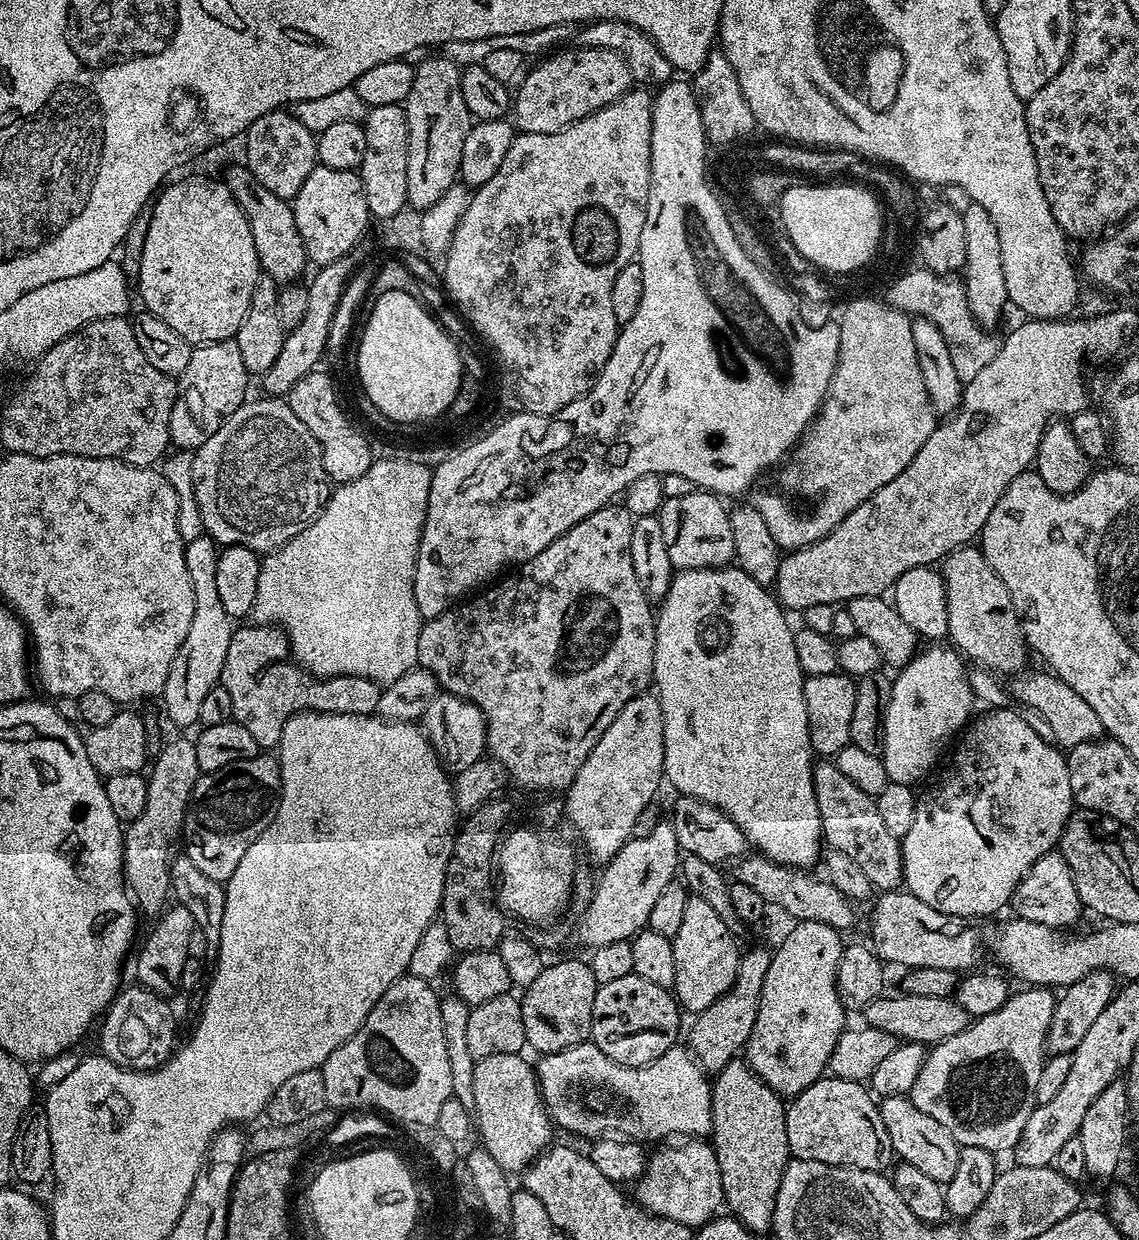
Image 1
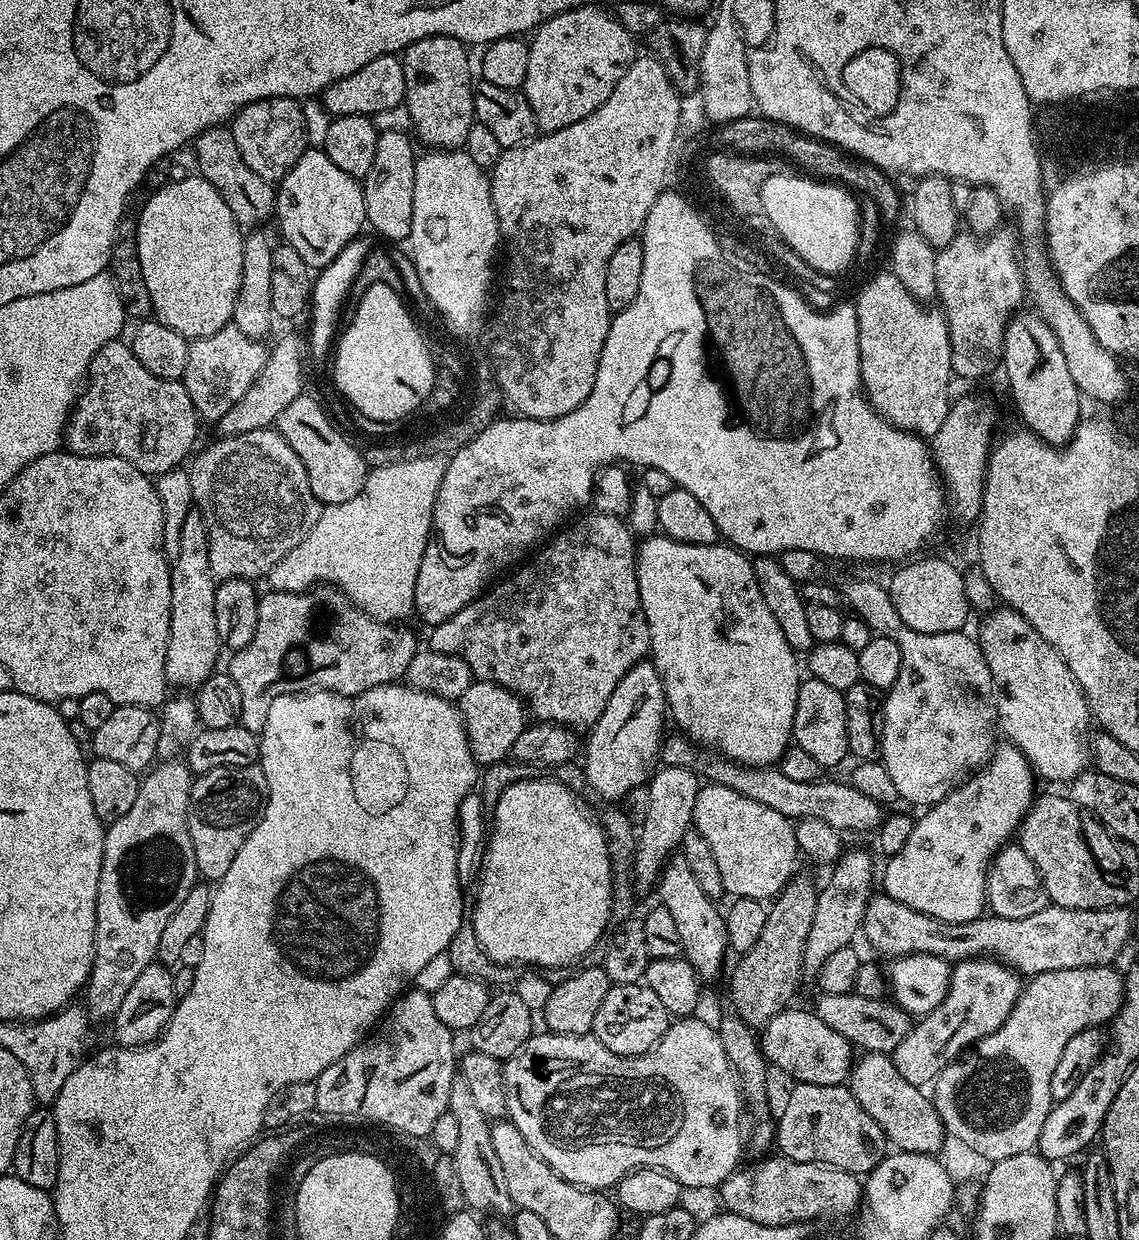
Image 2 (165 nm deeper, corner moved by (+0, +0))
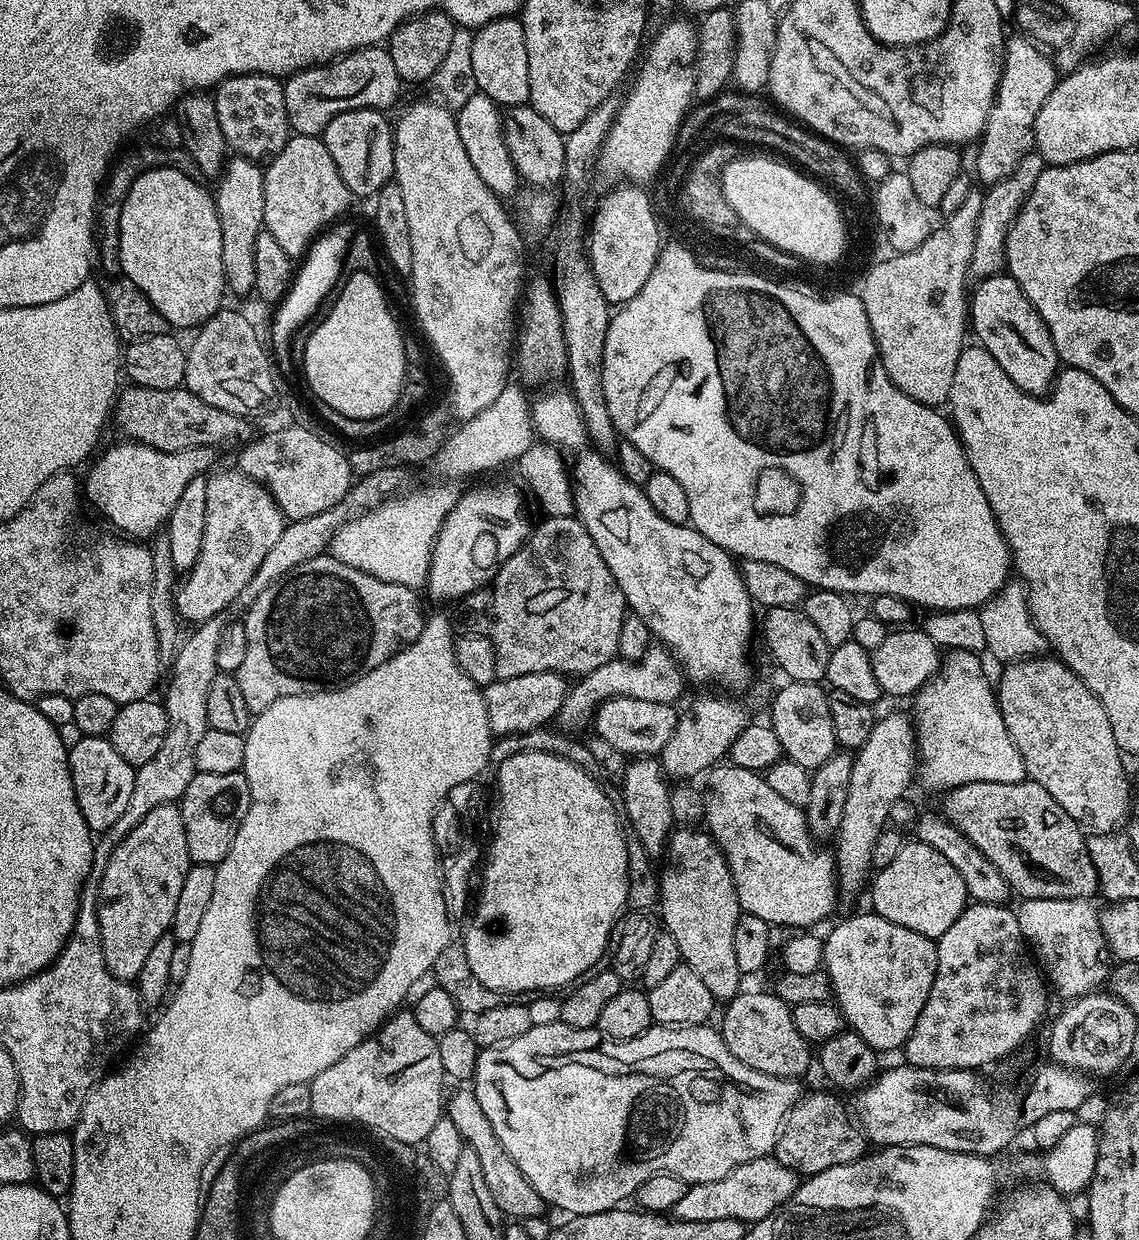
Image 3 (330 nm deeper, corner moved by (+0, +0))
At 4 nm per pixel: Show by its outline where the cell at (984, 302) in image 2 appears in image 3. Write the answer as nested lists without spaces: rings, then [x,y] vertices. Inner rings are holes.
[[[1033,150],[1018,162],[1014,174],[1010,178],[1002,178],[1002,182],[991,185],[984,192],[982,202],[982,214],[978,218],[978,230],[974,242],[974,254],[972,255],[971,275],[976,278],[995,276],[1001,271],[1004,264],[1004,243],[1008,240],[1008,227],[1013,227],[1014,221],[1019,217],[1020,207],[1026,202],[1030,190],[1034,190],[1034,182],[1038,182],[1038,174],[1044,172],[1046,165],[1040,153]]]

